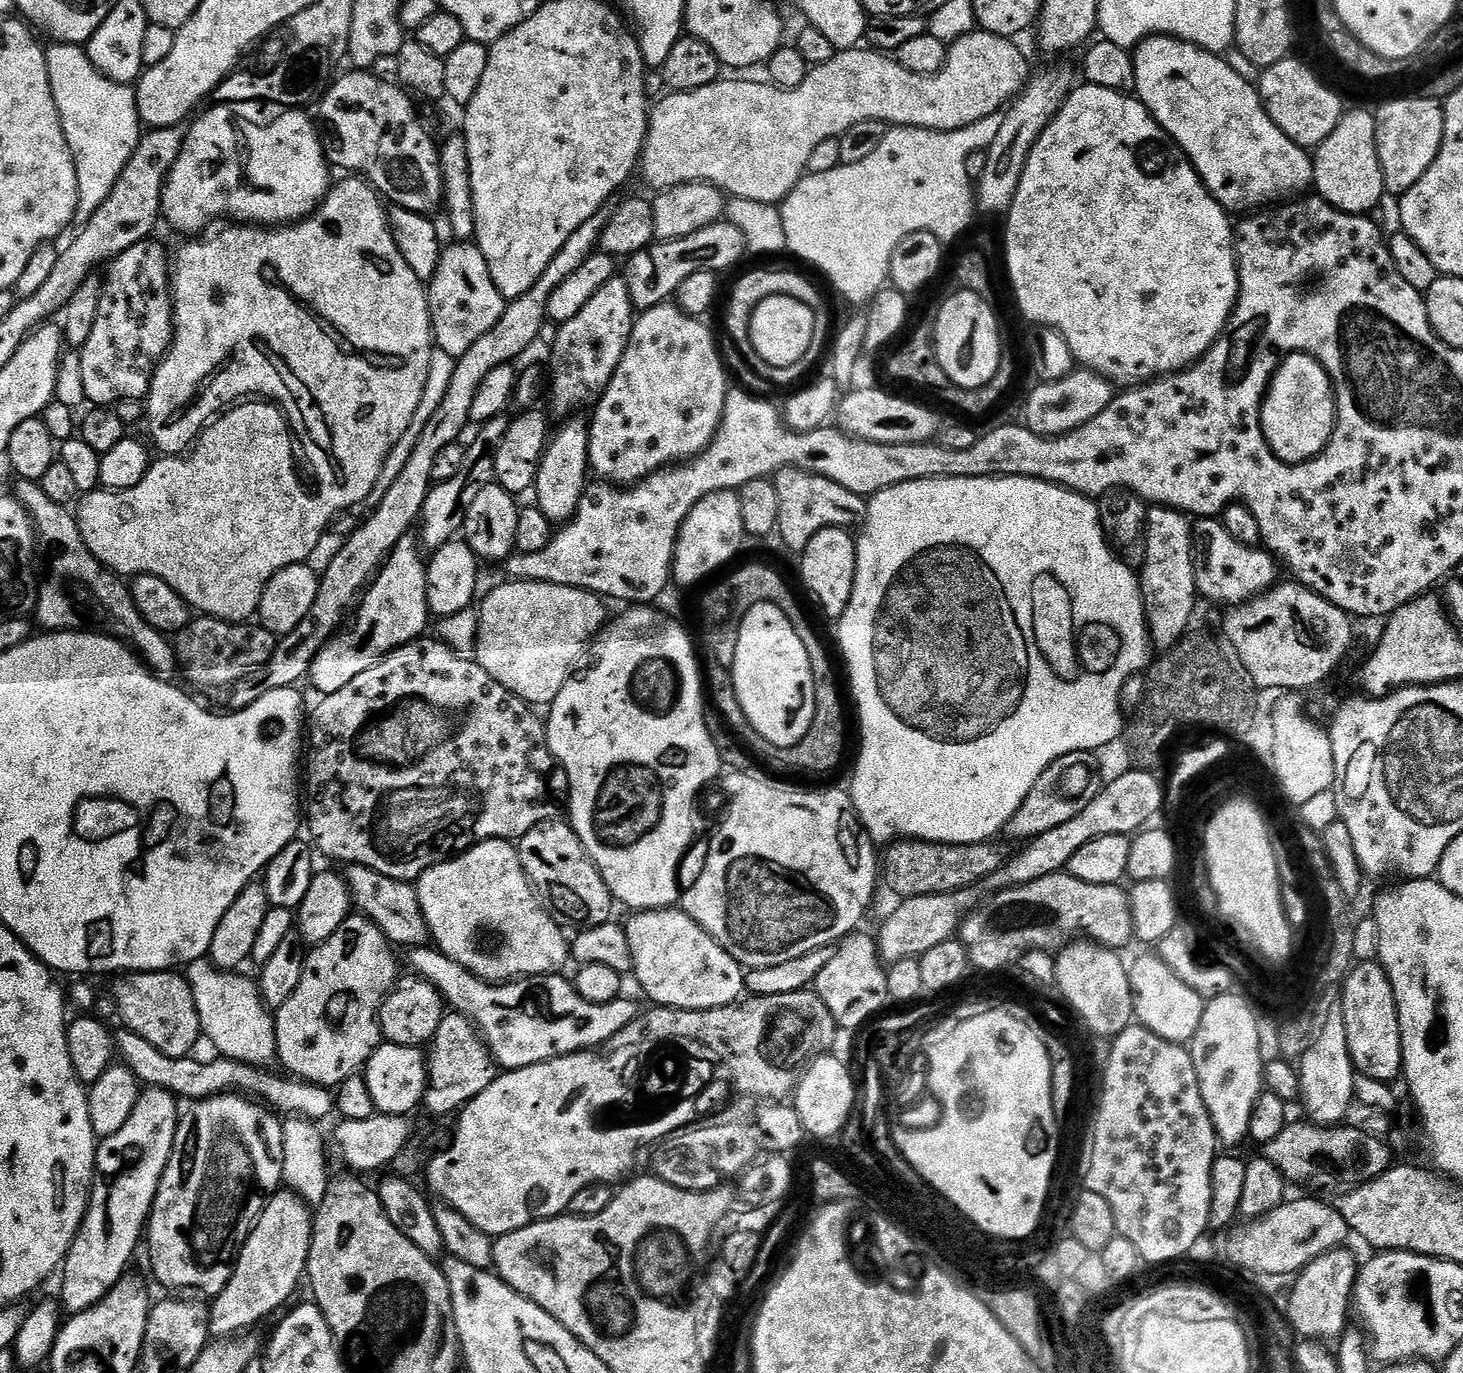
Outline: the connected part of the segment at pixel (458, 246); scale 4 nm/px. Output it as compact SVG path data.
M452 242L452 245L445 247L440 255L440 266L434 278L427 285L428 309L432 312L432 330L434 333L434 344L451 358L459 358L486 334L502 318L506 307L504 295L494 286L494 278L490 278L490 266L486 266L486 258L482 250L472 242Z

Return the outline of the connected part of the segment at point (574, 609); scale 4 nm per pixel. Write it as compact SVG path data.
M512 580L507 583L498 585L485 598L481 605L479 603L480 634L476 639L476 655L474 659L476 663L482 666L482 670L486 670L486 674L490 674L490 678L494 678L494 682L506 686L506 690L510 690L515 696L525 700L527 704L533 706L541 706L540 704L550 706L554 702L554 698L558 698L562 686L568 681L568 677L572 675L574 669L577 667L576 659L583 652L585 655L586 649L605 627L606 621L609 619L608 612L604 609L605 601L597 596L595 592L587 592L585 588L571 588L570 586L562 586L561 584L539 584L537 580Z

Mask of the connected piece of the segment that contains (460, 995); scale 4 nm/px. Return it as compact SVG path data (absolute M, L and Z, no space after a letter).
M413 947L409 954L410 964L417 971L415 973L435 986L453 1011L473 1023L481 1032L493 1059L505 1071L597 1049L640 1014L637 1006L626 996L617 997L610 1003L589 1002L562 974L523 977L498 985L477 978L439 949Z

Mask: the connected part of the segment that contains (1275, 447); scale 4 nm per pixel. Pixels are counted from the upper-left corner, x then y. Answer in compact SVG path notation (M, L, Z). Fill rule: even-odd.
M1299 352L1296 360L1288 360L1284 372L1280 372L1280 380L1272 380L1265 393L1260 425L1264 440L1280 461L1302 464L1316 458L1316 448L1328 439L1328 428L1332 427L1332 401L1324 372L1312 360L1304 360Z

